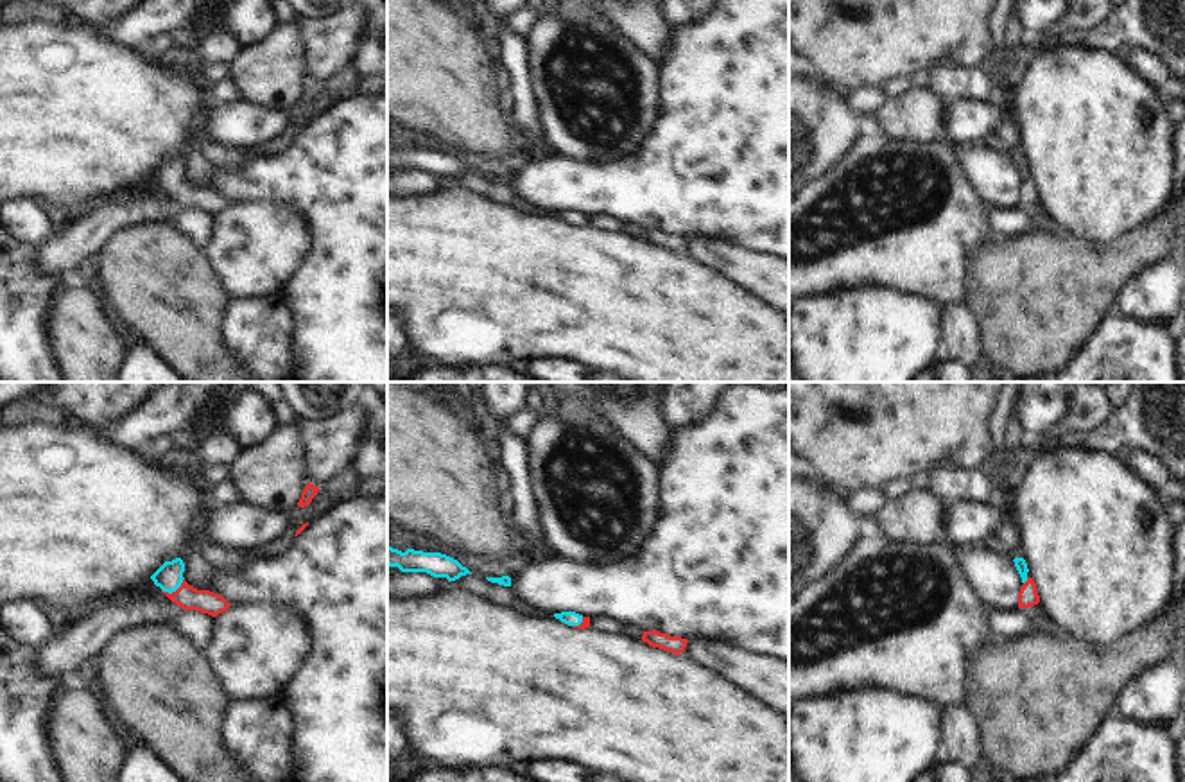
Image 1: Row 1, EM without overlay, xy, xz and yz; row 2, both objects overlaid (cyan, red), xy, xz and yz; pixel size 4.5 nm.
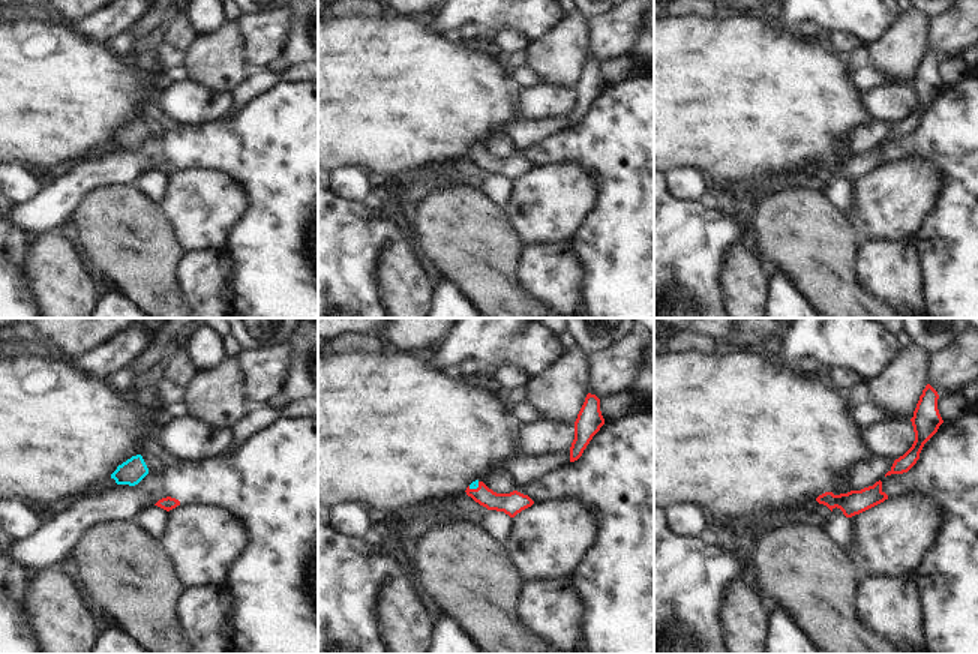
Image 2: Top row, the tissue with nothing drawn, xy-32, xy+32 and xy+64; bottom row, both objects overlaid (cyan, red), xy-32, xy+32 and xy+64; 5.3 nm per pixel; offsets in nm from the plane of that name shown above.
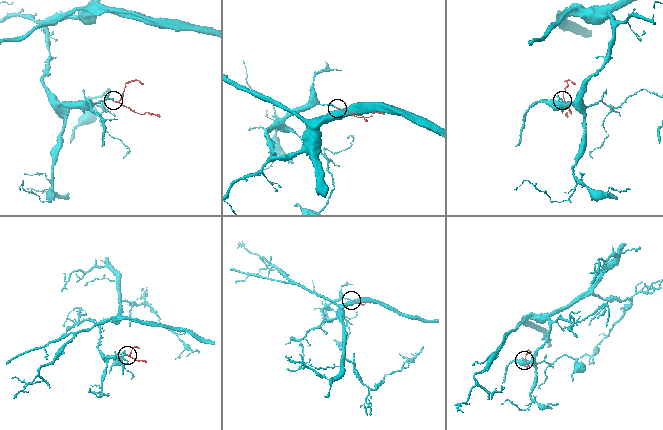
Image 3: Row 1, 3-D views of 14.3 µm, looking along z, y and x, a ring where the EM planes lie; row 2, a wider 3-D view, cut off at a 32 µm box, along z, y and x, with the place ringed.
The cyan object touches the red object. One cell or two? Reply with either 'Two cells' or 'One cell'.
One cell.

